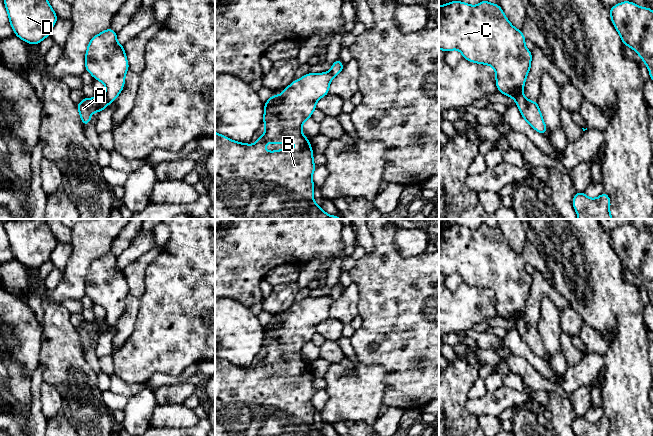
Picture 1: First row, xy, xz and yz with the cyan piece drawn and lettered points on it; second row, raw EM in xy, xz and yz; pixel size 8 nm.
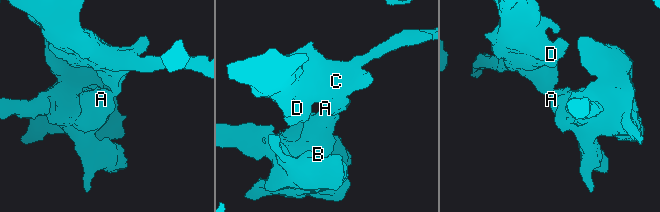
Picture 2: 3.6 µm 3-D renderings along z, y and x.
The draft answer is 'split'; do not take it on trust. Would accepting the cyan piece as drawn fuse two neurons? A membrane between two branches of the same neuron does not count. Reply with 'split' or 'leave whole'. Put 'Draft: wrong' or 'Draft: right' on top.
Draft: right
split

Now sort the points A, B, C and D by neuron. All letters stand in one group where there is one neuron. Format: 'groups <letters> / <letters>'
groups A B / C D

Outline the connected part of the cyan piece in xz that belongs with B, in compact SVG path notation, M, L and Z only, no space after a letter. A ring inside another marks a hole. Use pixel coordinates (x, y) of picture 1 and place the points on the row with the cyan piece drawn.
M330 72L323 73L307 73L298 80L293 80L293 82L286 88L282 90L282 94L277 96L273 95L269 98L267 102L264 103L264 116L263 122L265 124L264 134L258 138L258 140L253 144L249 145L247 143L236 142L229 139L227 136L220 135L215 131L215 219L341 219L341 215L333 217L322 210L322 208L317 205L314 201L313 191L315 185L312 180L312 175L317 168L313 162L314 152L310 145L310 139L306 138L302 134L303 123L311 118L312 113L316 110L316 102L329 94L329 86L334 76ZM266 143L298 143L298 149L281 149L278 151L266 152L264 145Z

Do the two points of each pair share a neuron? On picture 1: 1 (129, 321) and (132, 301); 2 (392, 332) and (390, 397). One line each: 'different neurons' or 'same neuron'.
1: same neuron
2: same neuron

